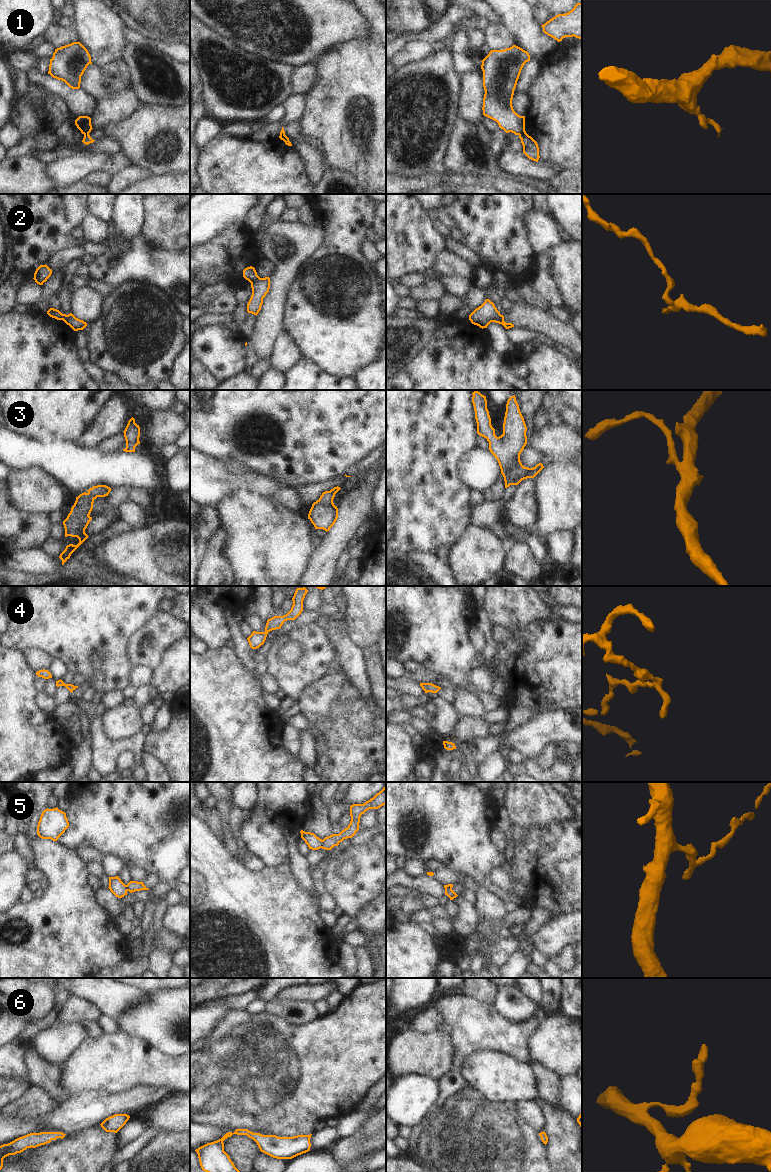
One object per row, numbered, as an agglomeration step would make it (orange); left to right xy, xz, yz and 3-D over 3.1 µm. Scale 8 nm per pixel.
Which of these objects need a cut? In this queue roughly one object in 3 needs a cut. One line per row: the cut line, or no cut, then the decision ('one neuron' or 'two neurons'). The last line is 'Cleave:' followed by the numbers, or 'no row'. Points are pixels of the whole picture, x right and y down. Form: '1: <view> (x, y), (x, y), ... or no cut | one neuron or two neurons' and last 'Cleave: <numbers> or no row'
1: yz (525, 131), (519, 136) | two neurons
2: xz (259, 277), (251, 283) | two neurons
3: no cut | one neuron
4: no cut | one neuron
5: xz (322, 840), (320, 847) | two neurons
6: no cut | one neuron
Cleave: 1, 2, 5

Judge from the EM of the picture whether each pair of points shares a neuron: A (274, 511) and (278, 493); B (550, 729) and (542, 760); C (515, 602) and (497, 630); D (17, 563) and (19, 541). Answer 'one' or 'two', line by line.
A: two
B: two
C: two
D: two

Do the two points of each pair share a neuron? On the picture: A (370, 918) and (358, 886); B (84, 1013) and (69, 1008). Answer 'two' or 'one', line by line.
A: two
B: one

